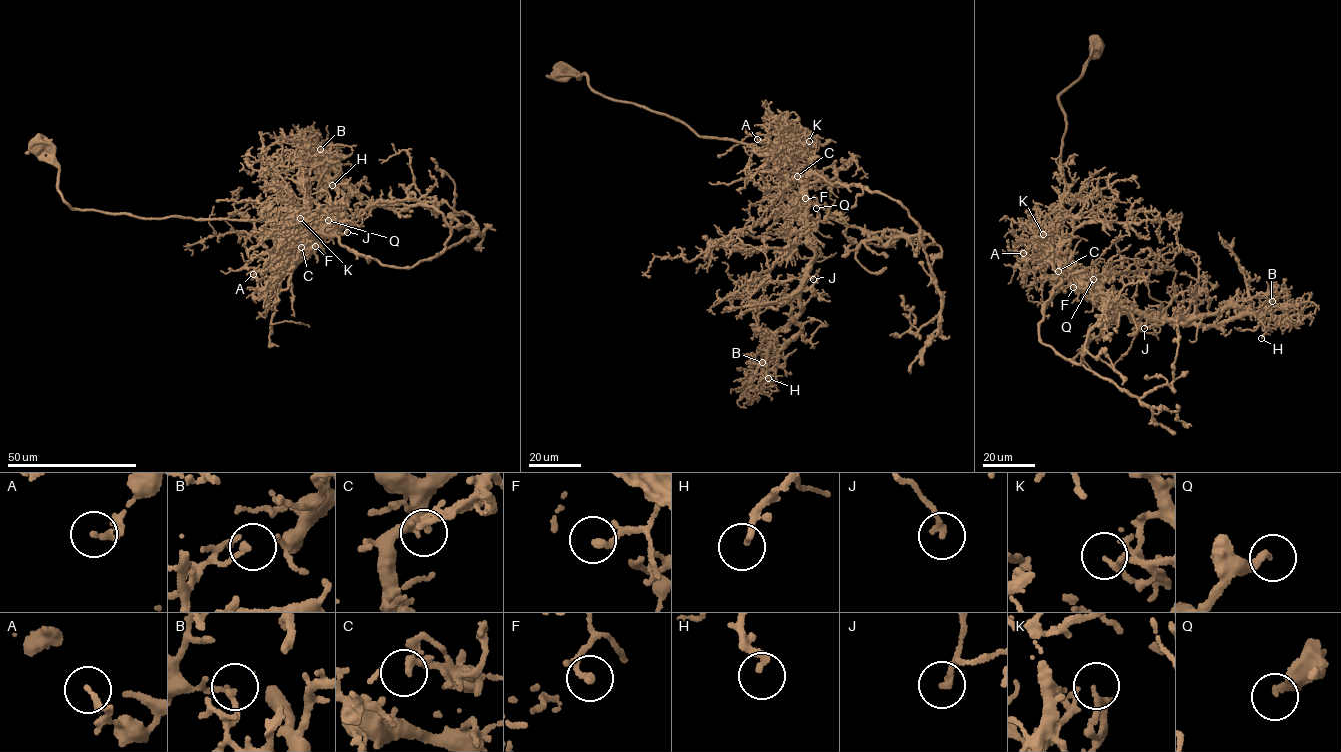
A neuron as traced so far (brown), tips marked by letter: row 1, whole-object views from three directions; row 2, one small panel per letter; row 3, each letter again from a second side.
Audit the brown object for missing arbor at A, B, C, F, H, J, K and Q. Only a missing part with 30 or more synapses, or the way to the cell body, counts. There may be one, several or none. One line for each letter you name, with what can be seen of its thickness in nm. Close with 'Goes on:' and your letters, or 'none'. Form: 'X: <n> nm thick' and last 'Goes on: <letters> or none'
Q: 260 nm thick
Goes on: Q

